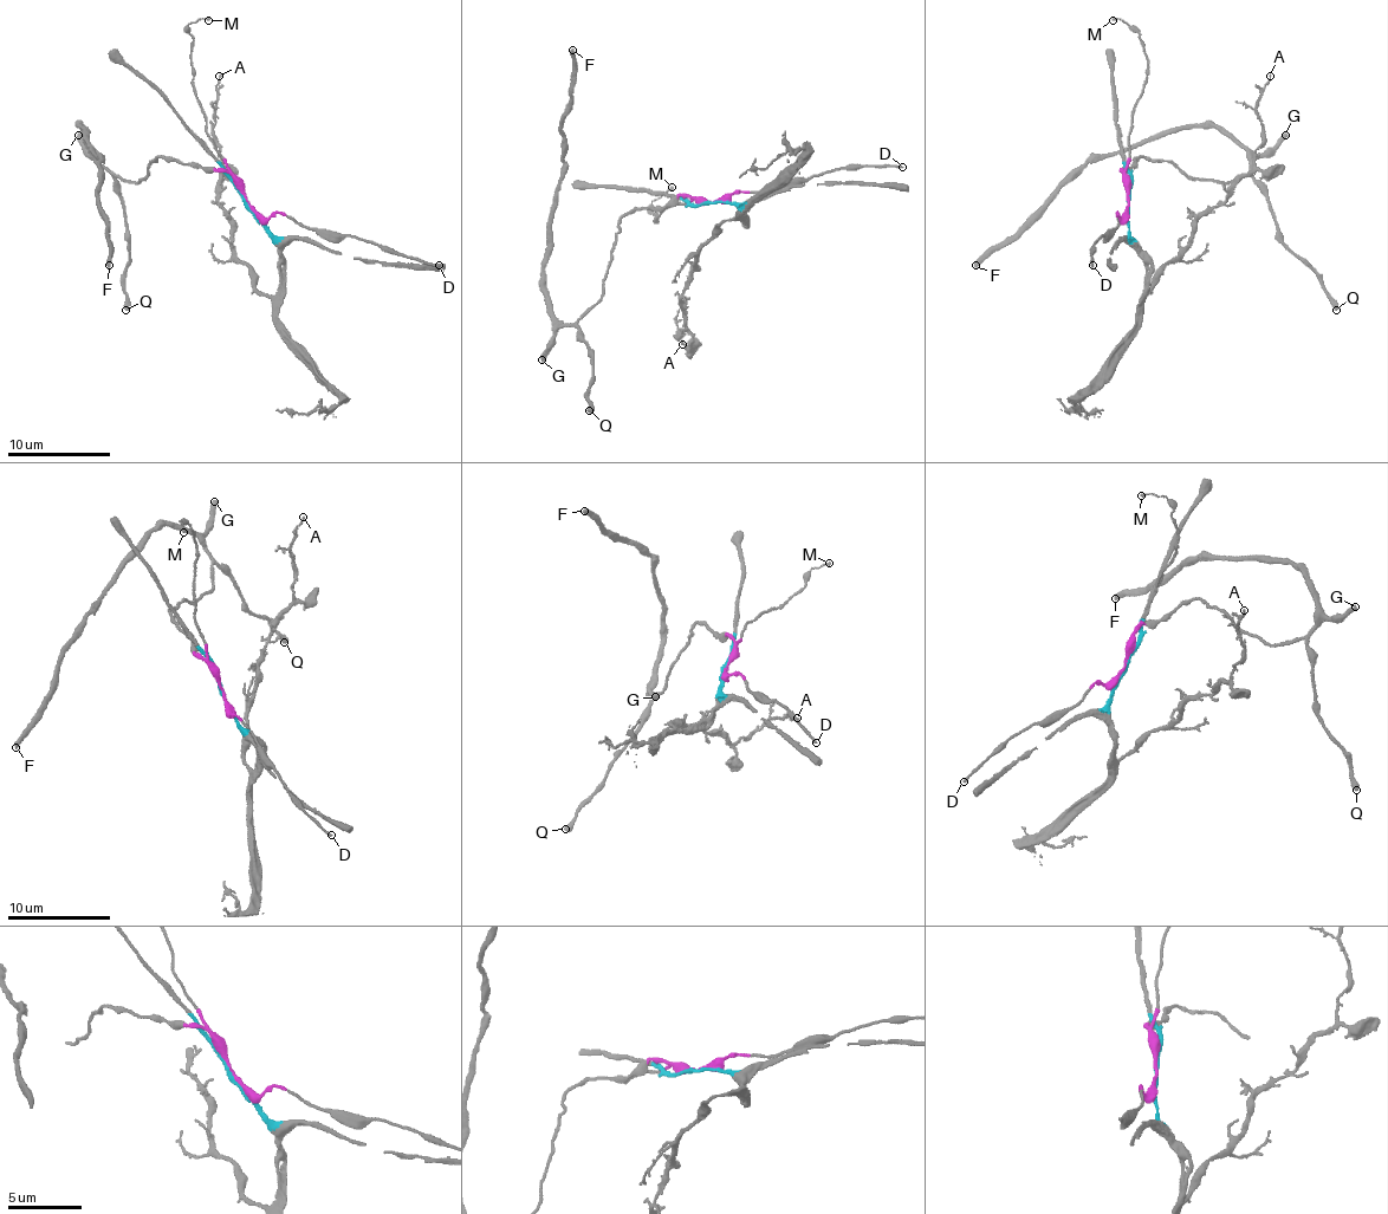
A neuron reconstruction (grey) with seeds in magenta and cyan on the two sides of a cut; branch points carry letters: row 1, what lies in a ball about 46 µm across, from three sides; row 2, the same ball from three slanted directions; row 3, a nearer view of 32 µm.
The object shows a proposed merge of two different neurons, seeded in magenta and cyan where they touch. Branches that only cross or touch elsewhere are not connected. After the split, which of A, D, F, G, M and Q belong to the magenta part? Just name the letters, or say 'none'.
D, F, G, M, Q

